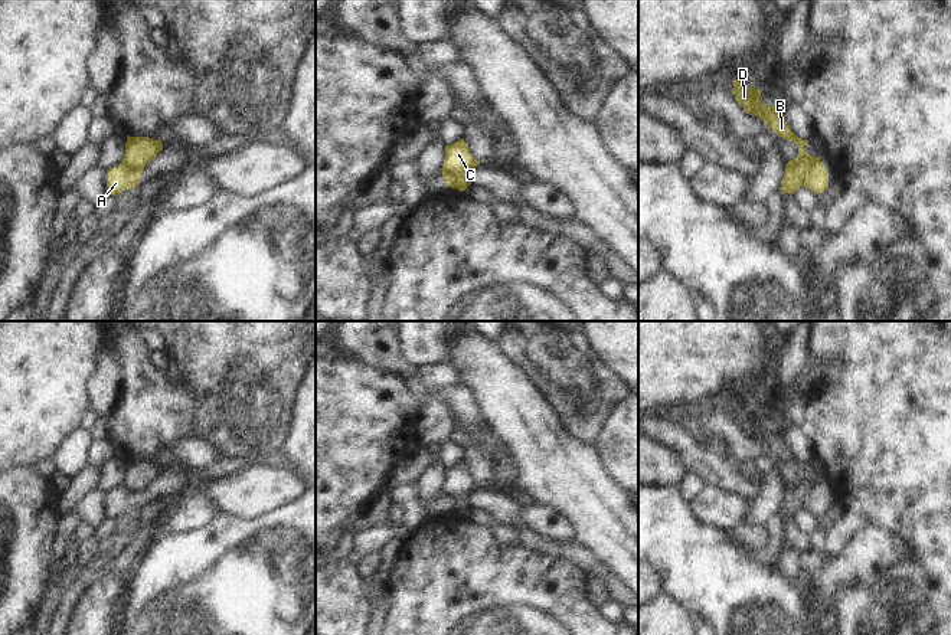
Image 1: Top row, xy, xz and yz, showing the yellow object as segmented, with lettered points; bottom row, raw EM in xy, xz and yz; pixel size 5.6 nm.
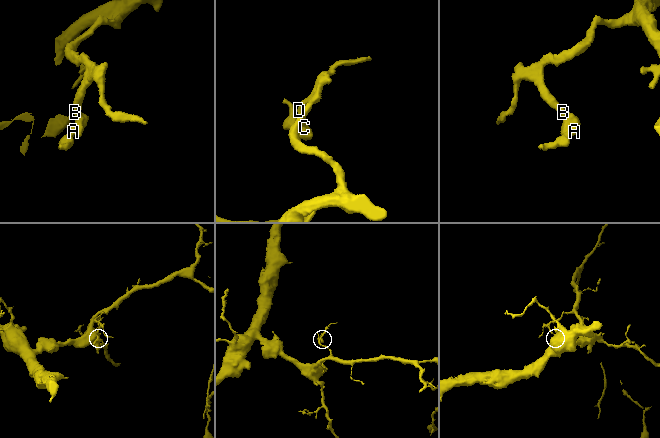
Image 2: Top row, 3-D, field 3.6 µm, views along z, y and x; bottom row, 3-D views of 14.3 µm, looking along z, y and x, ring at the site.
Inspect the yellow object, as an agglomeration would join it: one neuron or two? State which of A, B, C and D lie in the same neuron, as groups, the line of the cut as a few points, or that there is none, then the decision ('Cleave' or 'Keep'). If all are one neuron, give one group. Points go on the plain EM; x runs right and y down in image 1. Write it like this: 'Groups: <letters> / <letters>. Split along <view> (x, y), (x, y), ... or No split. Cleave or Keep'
Groups: A / B C D. Split along yz (820, 487), (813, 487), (803, 497), (798, 509). Cleave

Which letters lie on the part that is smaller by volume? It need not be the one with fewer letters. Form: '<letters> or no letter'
A

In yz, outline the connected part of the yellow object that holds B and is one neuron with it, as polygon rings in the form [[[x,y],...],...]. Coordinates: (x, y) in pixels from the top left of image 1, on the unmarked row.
[[[735,402],[731,415],[735,418],[738,426],[746,436],[759,439],[764,446],[767,446],[778,459],[797,467],[798,478],[785,487],[785,495],[780,511],[782,517],[794,517],[801,508],[803,497],[811,488],[821,488],[820,481],[805,475],[808,464],[798,461],[790,452],[780,431],[768,429],[761,423],[762,413],[749,410],[745,405],[739,405],[738,402]]]

